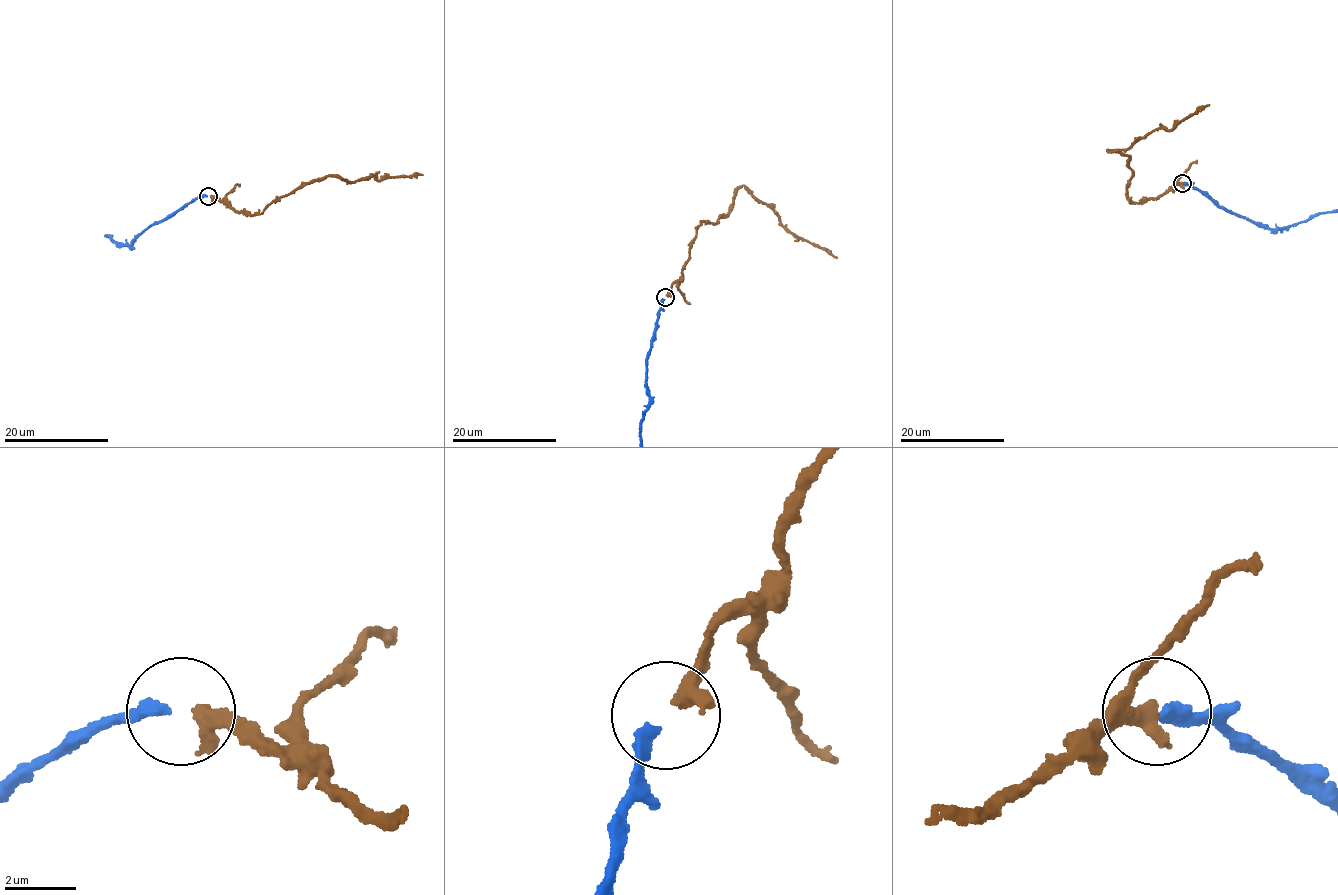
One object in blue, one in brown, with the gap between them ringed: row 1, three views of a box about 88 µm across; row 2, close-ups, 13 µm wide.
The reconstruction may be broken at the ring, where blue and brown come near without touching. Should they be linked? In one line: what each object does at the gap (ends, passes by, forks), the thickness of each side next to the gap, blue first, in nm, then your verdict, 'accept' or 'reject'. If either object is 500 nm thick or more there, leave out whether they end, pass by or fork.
blue ends; brown passes by; calibres 400 and 360 nm; accept

